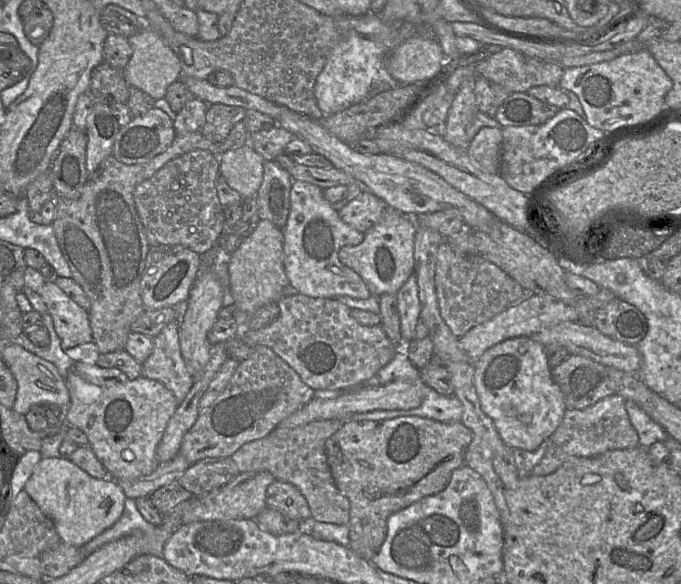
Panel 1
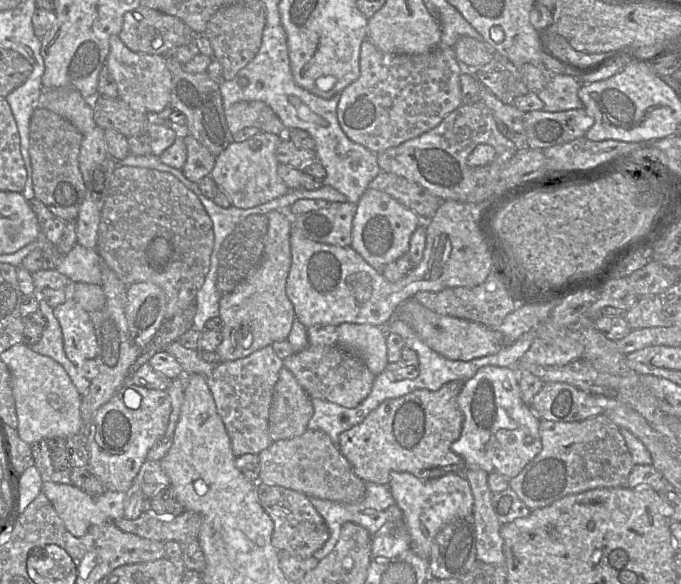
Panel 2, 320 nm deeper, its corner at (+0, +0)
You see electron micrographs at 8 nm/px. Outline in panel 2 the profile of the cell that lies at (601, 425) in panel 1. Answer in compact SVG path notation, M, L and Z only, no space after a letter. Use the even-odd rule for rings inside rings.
M598 415L580 422L555 422L541 420L539 434L542 450L523 470L510 479L512 489L519 499L531 510L551 505L567 495L579 494L596 488L617 488L627 486L634 463L619 427L605 415Z

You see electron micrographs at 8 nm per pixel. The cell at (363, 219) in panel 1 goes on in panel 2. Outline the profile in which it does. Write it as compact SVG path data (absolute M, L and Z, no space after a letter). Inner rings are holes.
M329 203L328 207L293 217L293 226L314 242L346 247L351 245L352 223L357 204Z

